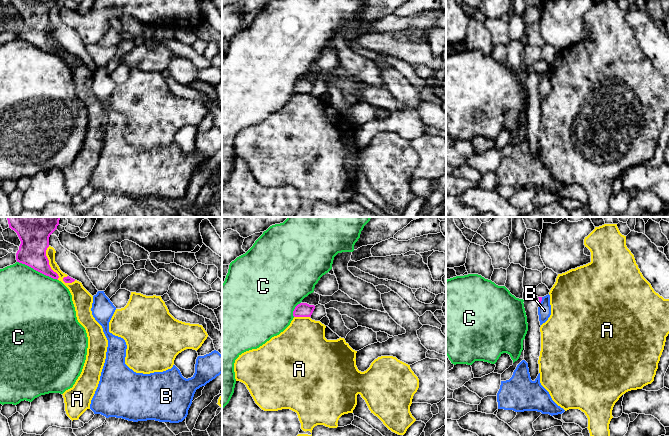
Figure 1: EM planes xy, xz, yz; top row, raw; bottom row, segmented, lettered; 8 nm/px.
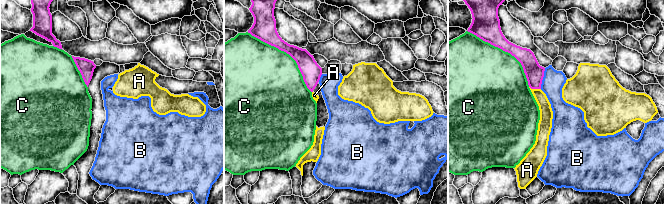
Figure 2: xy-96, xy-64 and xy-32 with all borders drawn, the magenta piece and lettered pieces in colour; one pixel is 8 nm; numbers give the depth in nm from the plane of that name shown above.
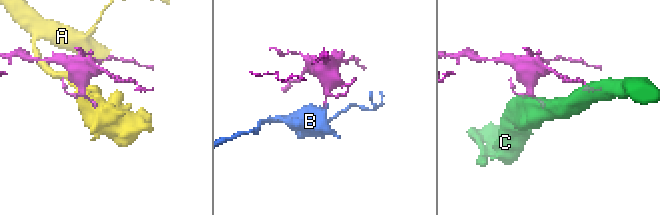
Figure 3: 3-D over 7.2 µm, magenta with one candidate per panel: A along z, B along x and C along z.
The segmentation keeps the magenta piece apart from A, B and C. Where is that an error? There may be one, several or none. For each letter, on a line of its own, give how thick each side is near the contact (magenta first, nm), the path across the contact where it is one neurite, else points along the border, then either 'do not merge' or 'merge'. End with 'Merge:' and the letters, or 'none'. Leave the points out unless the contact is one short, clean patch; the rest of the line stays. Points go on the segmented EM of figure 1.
A: calibres 240 and 80 nm; do not merge
B: calibres 30 and 110 nm; border yz (542, 297), (539, 304); do not merge
C: calibres 220 and 480 nm; do not merge
Merge: none

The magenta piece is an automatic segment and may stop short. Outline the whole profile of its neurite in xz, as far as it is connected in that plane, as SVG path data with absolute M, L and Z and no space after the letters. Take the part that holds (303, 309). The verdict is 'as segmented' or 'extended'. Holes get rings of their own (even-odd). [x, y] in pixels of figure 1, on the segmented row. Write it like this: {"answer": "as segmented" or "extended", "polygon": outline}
{"answer": "as segmented", "polygon": "M300 303L295 307L293 311L293 316L294 317L311 317L314 309L315 309L314 305L309 305L307 303Z"}

